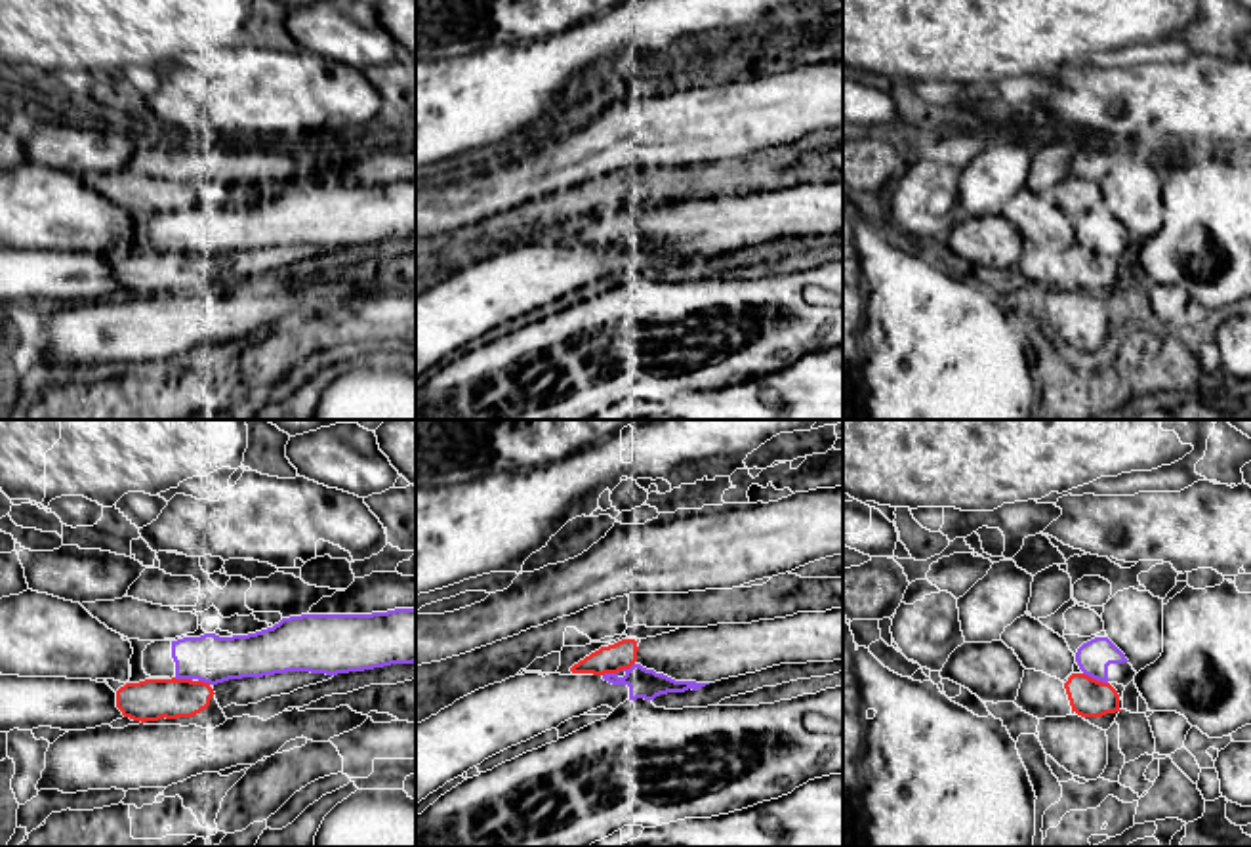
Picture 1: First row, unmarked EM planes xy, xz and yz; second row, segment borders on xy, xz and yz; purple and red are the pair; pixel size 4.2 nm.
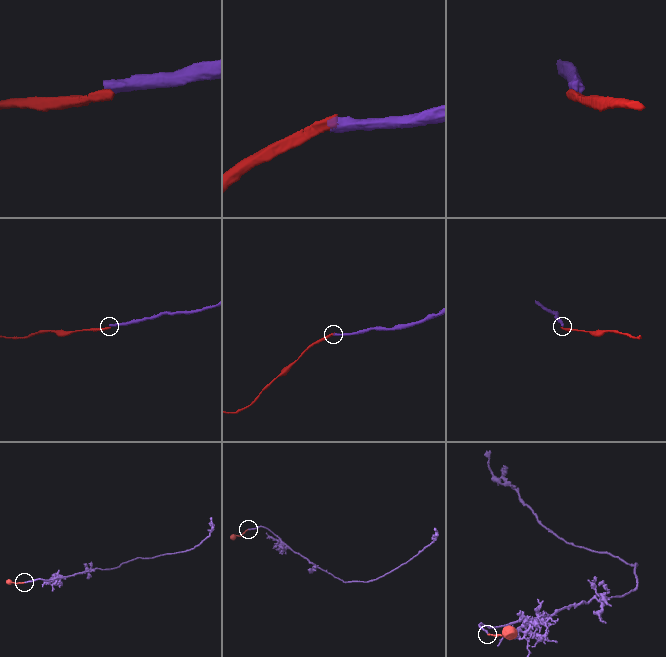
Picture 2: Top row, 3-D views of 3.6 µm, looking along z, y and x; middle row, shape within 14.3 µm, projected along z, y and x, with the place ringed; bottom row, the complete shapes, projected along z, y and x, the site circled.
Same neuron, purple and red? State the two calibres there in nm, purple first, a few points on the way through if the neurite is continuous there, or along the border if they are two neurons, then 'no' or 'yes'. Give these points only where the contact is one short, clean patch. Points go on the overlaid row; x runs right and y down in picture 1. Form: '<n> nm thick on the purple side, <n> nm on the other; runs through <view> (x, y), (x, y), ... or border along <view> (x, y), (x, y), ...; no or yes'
130 nm thick on the purple side, 120 nm on the other; border along xz (634, 662), (628, 668), (603, 676); no

